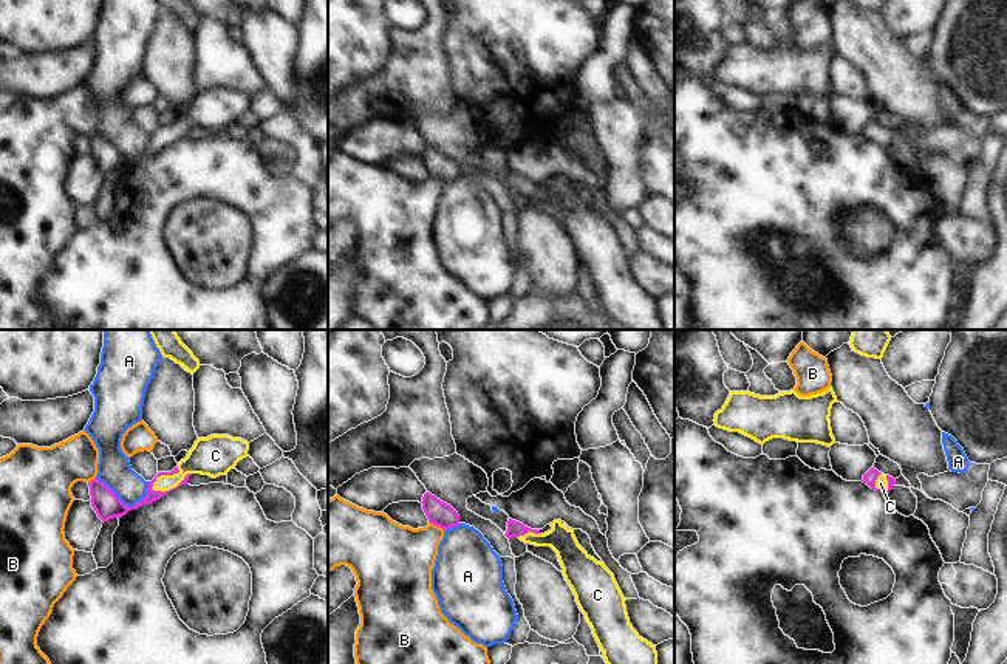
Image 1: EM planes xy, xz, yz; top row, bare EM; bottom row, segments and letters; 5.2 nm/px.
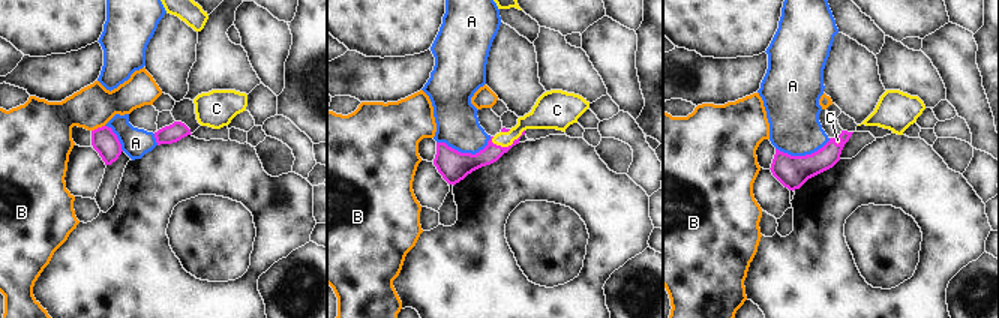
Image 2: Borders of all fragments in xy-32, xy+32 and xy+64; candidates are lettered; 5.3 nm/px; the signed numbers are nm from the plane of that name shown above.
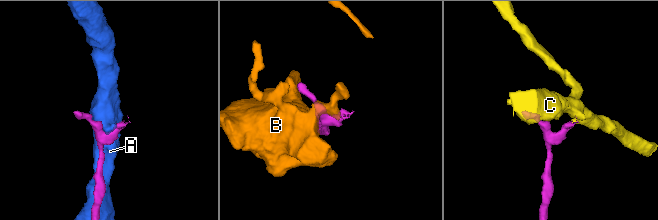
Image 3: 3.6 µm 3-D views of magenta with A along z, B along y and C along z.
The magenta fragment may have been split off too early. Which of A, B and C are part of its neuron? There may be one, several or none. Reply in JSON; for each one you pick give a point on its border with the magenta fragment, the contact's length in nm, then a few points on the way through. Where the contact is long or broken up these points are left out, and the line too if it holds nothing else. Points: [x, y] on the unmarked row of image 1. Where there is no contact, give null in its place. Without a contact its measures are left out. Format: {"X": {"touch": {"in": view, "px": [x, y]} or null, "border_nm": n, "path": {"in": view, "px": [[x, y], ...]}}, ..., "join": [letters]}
{"C": {"touch": {"in": "xy", "px": [170, 143]}, "border_nm": 240, "path": {"in": "xy", "px": [[152, 149], [157, 144], [170, 143], [192, 116], [206, 110]]}}, "join": ["C"]}

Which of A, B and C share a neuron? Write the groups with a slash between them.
A / B / C

